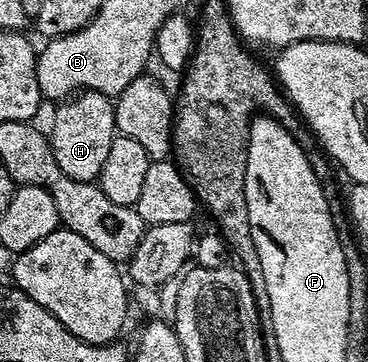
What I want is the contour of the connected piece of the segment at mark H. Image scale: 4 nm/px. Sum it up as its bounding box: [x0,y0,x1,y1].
[50,89,118,183]

